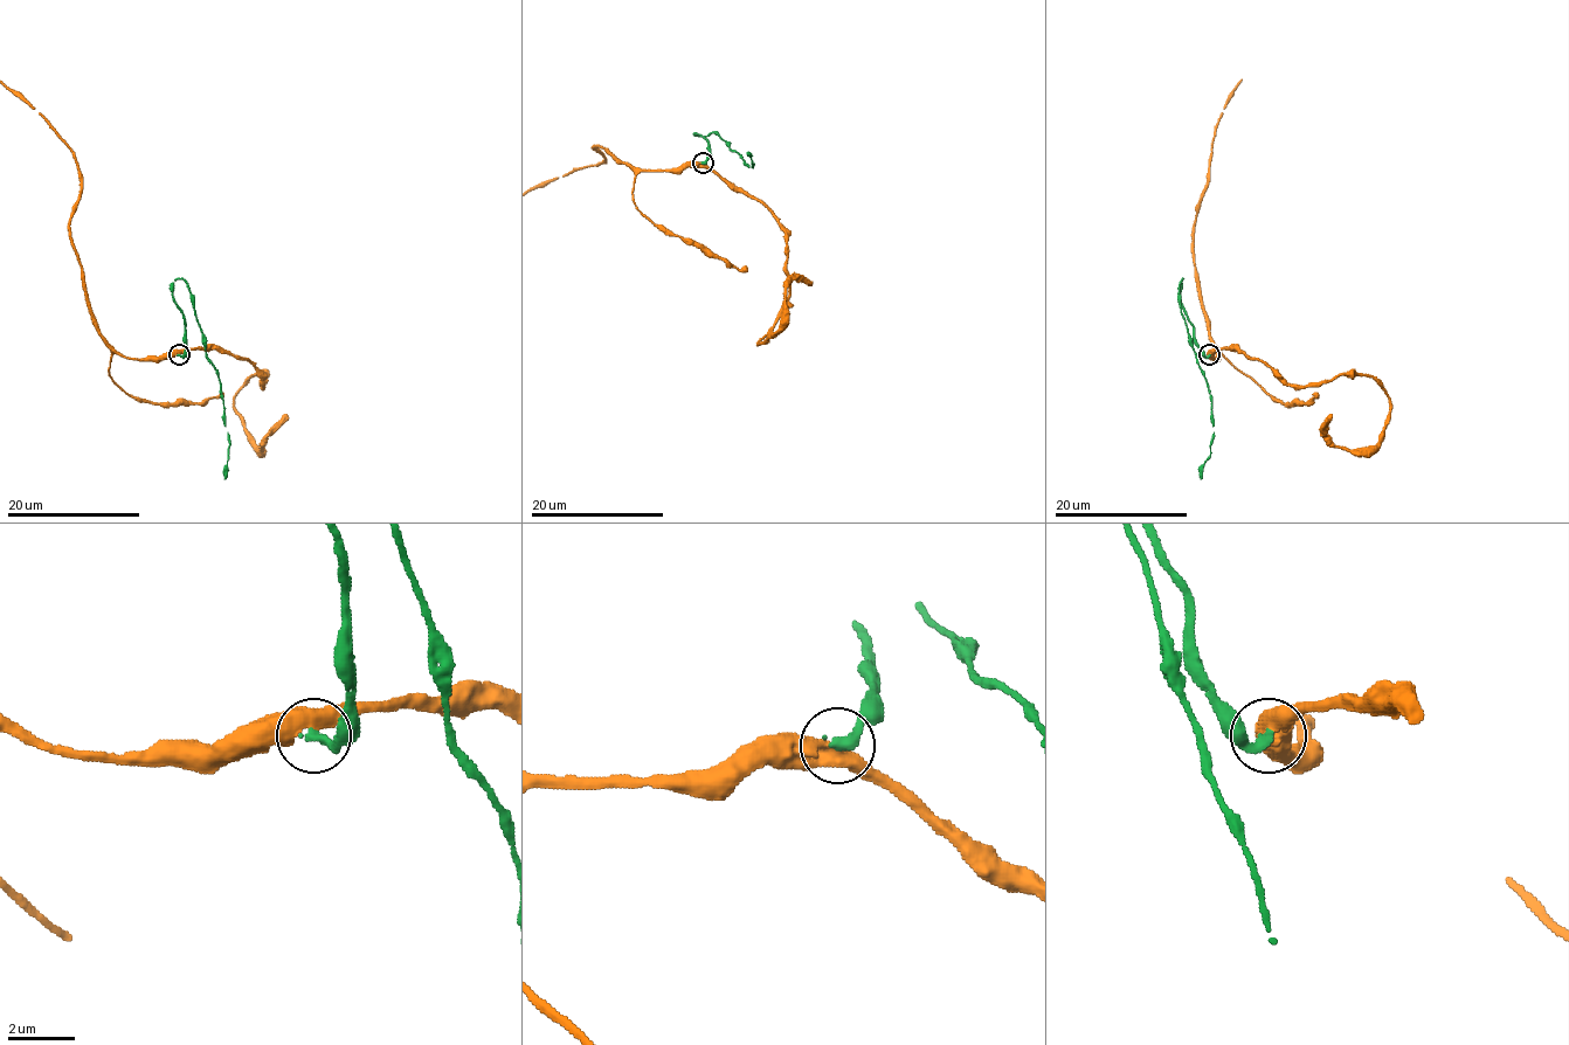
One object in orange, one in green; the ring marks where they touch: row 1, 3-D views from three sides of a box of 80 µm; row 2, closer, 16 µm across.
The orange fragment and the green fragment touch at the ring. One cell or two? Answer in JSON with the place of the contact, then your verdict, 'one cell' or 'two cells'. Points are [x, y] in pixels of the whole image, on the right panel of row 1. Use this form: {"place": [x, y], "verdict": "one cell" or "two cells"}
{"place": [1209, 354], "verdict": "two cells"}

